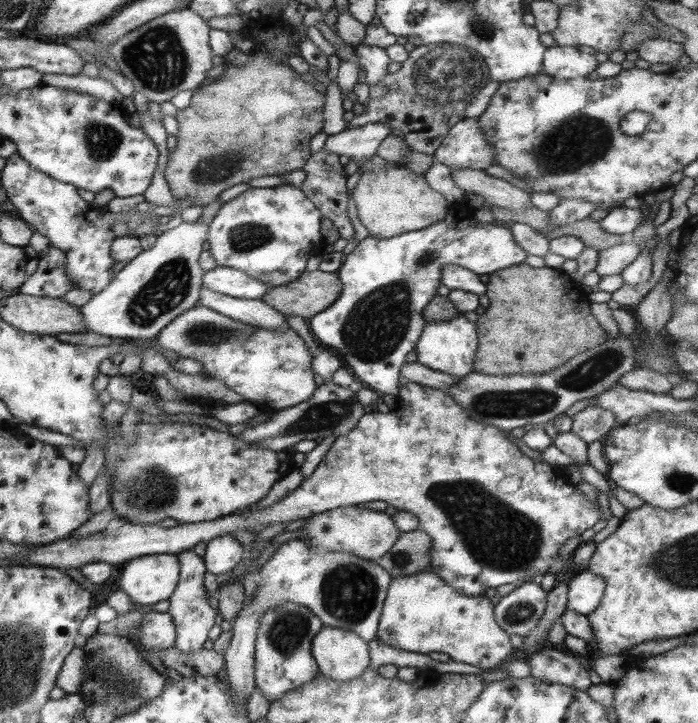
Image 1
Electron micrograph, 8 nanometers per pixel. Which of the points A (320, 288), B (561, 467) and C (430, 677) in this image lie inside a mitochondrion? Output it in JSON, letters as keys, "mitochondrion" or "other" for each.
{"A":"other","B":"other","C":"other"}

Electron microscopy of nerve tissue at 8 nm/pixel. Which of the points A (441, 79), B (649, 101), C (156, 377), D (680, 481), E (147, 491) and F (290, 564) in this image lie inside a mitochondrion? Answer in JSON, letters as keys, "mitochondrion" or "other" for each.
{"A":"mitochondrion","B":"other","C":"other","D":"mitochondrion","E":"mitochondrion","F":"other"}

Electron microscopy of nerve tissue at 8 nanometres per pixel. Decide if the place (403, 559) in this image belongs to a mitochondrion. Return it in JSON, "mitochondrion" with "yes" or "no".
{"mitochondrion":"yes"}

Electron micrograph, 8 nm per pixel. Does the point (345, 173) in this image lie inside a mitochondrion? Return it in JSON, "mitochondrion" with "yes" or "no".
{"mitochondrion":"no"}

